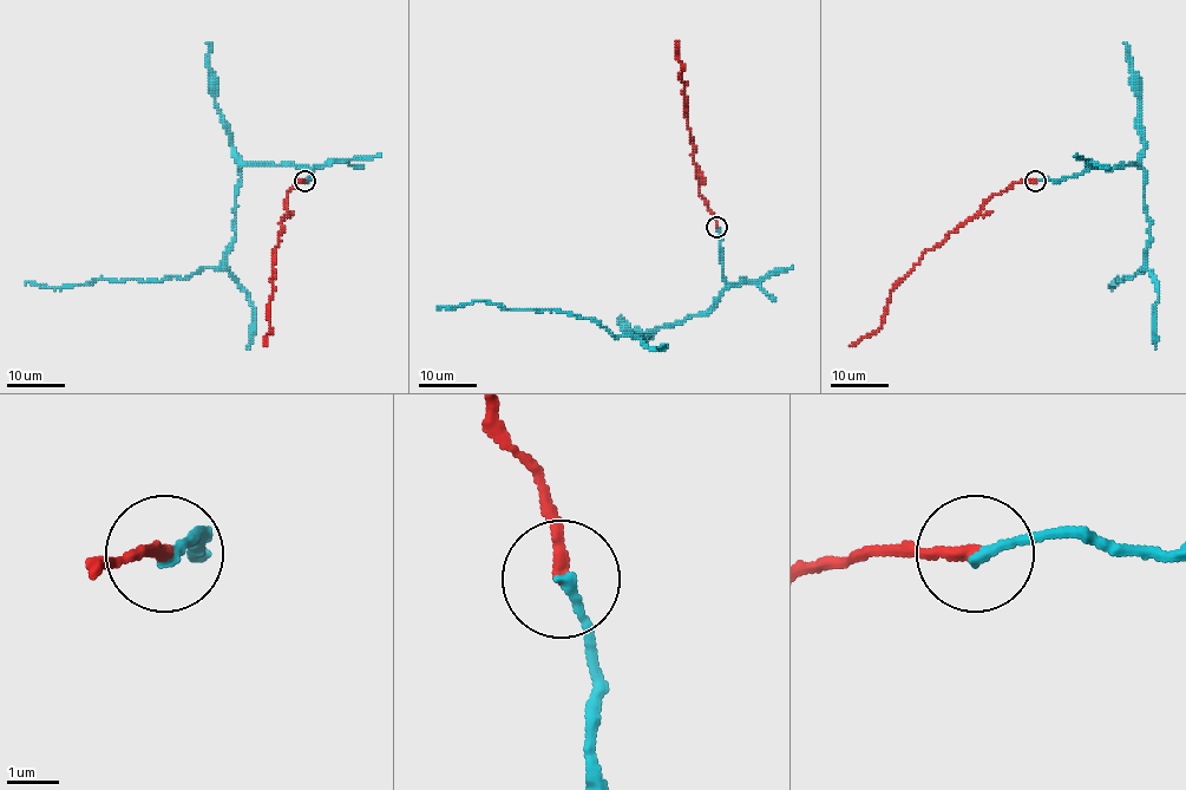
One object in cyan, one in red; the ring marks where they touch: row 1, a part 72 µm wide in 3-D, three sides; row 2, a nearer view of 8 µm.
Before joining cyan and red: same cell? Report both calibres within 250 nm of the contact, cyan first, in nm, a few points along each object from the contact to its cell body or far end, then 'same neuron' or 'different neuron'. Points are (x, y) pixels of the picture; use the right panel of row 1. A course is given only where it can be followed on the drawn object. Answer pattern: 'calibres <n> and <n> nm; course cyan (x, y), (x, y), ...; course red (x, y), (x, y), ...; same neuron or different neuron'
calibres 190 and 240 nm; course cyan (1035, 181), (1062, 181), (1121, 164), (1142, 170), (1148, 241), (1145, 268), (1116, 283); course red (1035, 181), (1021, 181), (994, 194), (977, 214), (926, 252), (890, 293), (883, 325), (849, 346); same neuron

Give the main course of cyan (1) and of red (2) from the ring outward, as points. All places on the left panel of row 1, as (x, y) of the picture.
1: (303, 181), (314, 167), (244, 164), (234, 241), (220, 266), (162, 281), (26, 283)
2: (303, 181), (287, 194), (287, 214), (281, 222), (282, 232), (275, 252), (270, 332), (264, 346)

